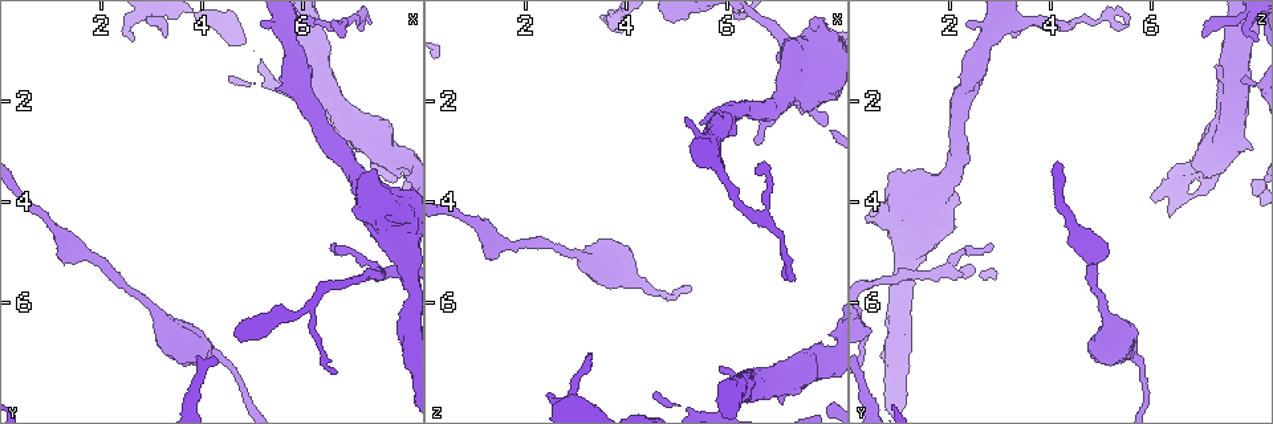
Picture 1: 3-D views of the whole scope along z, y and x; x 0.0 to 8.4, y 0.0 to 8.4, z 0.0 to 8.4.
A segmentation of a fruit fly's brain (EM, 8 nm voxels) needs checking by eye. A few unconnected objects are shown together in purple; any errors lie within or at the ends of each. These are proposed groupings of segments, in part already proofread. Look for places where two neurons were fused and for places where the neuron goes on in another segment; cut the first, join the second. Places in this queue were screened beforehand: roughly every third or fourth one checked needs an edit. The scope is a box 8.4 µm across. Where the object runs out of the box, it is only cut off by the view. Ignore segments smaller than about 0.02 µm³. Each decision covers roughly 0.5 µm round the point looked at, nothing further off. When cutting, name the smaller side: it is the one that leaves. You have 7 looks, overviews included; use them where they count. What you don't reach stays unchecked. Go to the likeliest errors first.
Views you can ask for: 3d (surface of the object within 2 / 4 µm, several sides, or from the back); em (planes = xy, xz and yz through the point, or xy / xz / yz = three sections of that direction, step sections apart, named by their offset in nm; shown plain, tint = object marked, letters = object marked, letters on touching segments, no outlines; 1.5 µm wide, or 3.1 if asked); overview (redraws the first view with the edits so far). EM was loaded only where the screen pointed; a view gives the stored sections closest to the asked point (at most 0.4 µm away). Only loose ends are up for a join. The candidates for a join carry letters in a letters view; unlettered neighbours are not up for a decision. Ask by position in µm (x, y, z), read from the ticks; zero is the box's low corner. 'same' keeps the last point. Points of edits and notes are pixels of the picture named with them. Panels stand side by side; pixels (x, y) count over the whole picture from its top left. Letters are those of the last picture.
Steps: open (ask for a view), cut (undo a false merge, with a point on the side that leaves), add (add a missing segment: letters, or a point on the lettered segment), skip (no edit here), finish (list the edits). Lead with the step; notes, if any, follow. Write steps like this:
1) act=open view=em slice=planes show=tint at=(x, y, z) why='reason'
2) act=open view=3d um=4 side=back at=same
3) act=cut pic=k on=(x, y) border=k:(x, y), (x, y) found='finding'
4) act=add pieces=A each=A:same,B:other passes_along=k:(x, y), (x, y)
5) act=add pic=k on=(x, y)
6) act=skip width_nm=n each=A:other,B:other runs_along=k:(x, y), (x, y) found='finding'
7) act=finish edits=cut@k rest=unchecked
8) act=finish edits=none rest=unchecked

act=open view=em slice=planes show=letters at=(6.65, 4.85, 2.80) why='tapers out'

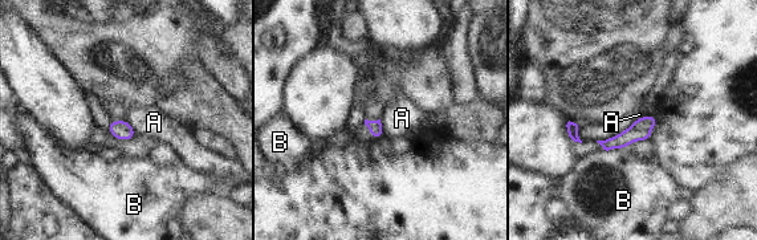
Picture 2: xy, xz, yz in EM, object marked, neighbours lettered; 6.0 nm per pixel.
act=skip longest_contact=B:150nm each=A:other,B:other border=2:(379, 118), (385, 135) found='none of them fits'

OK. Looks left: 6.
act=open view=em slice=xz step=8 show=letters at=(3.35, 0.70, 6.95) why='free end'

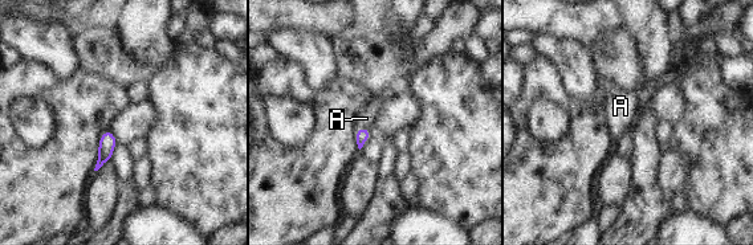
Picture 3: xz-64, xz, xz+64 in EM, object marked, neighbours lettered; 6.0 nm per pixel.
act=add pic=3 on=(366, 118) each=A:same passes_along=3:(362, 135), (363, 127), (366, 118) found='the neuron continues'

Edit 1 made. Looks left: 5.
act=finish edits=add@3 rest=unchecked

